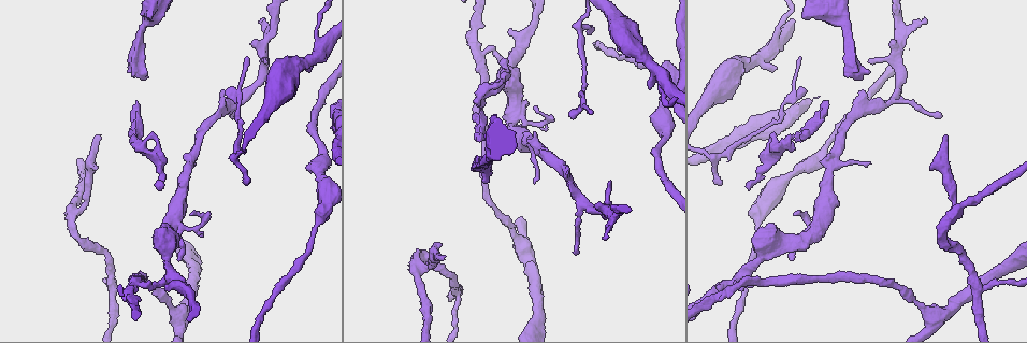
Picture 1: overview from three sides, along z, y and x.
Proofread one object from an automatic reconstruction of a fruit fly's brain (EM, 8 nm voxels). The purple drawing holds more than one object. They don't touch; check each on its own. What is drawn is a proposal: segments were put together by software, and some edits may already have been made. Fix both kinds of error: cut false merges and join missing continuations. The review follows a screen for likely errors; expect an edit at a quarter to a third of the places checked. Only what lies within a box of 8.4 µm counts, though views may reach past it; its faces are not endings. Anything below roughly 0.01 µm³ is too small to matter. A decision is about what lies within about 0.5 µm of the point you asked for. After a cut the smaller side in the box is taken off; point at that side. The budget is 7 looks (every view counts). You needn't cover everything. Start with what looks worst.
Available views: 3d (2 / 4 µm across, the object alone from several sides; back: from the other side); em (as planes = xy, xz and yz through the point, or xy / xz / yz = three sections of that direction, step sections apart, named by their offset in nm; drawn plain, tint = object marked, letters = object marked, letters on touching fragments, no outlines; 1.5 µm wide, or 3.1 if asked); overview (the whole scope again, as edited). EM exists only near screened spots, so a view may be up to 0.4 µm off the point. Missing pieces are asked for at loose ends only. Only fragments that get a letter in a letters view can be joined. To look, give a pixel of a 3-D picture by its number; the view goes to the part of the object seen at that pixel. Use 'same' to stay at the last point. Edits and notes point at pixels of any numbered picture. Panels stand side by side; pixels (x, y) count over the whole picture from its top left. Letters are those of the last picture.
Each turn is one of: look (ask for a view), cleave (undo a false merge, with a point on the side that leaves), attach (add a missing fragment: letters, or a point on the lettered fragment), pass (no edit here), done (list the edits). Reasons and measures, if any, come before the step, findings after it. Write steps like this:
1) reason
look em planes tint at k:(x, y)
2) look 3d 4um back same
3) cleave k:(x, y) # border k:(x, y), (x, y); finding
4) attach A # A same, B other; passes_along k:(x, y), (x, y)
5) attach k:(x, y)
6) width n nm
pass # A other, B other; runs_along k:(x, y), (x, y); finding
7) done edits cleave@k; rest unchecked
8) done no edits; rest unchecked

branch stops here
look 3d 4um at 1:(946, 134)

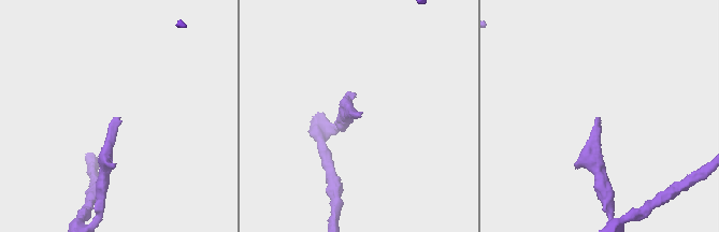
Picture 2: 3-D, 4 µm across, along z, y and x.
now the EM
look em planes letters at 2:(359, 115)

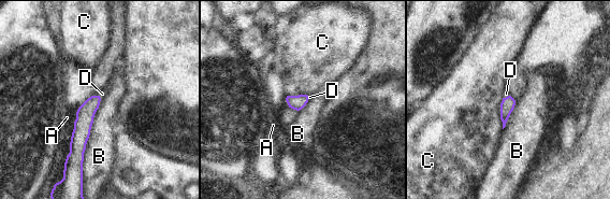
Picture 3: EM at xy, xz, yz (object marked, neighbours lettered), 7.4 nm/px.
longest_contact B 550 nm
attach D # A other, B other, C other, D same; passes_along 3:(85, 114), (100, 99), (102, 94); it goes on there

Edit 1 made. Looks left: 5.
redraw
look overview

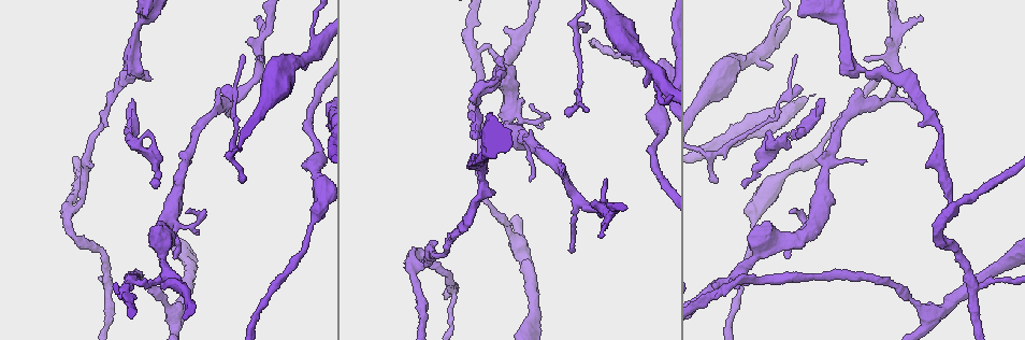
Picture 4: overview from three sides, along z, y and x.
free end
look 3d 2um back at 4:(498, 58)

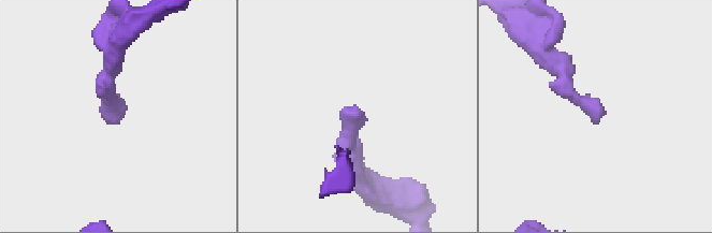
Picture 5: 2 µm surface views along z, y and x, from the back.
now the EM
look em yz step 4 tint at 5:(596, 122)

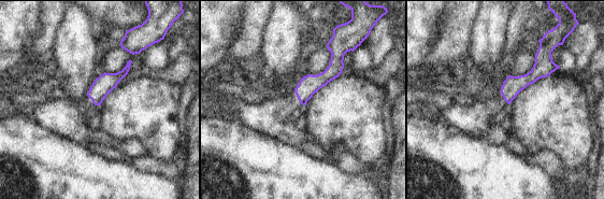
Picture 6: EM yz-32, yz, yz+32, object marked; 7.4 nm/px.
cut it another way
look em planes letters same

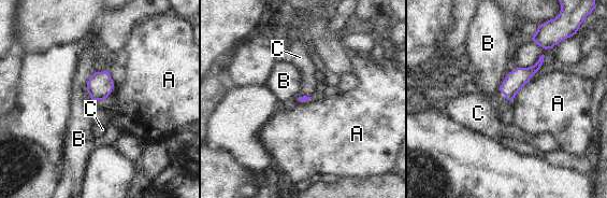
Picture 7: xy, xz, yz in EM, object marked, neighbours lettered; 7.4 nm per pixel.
attach C # A other, B other, C same; the neuron continues

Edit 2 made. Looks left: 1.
done edits attach@3, attach@7; rest unchecked

